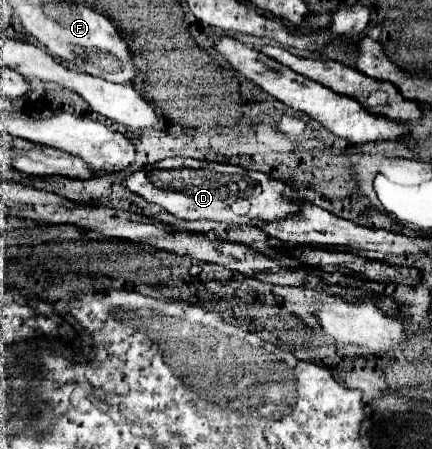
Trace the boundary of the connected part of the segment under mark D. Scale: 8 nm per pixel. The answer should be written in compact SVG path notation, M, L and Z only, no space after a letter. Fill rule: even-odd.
M169 157L141 167L139 171L125 173L121 177L121 185L141 195L149 203L161 205L165 211L179 219L213 219L227 225L247 225L255 217L263 221L273 221L297 211L295 191L279 179L271 179L265 173L247 171L237 165L209 163L189 157ZM239 199L249 201L249 211L245 215L237 215L231 209L233 203Z

